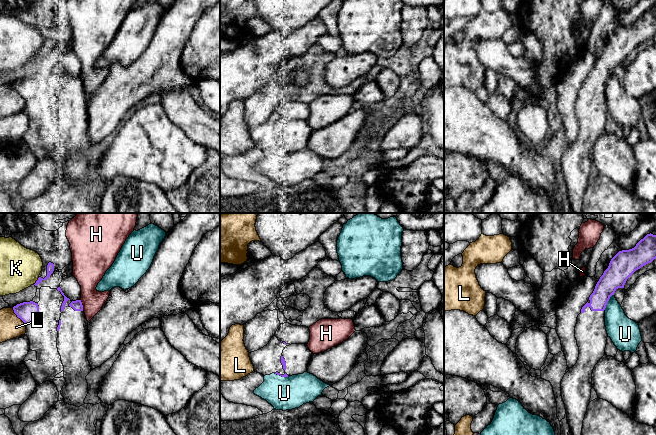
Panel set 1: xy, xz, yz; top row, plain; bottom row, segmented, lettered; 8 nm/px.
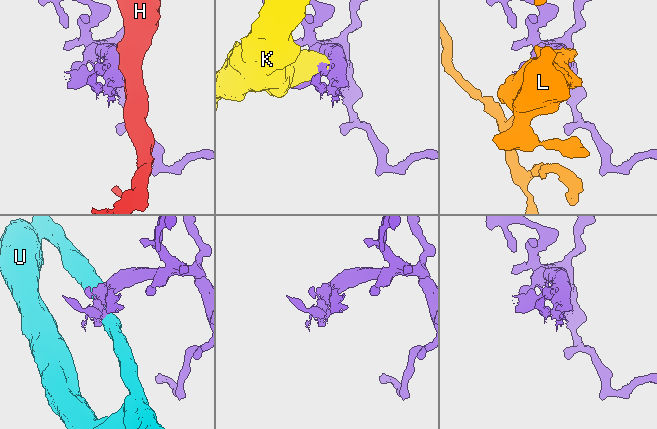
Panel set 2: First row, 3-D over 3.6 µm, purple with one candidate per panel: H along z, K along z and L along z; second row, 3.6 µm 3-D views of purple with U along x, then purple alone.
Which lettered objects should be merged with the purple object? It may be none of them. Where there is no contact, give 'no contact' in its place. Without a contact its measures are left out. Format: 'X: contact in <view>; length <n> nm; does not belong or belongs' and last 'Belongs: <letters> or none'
H: contact in xy; length 100 nm; does not belong
K: contact in xy; length 80 nm; does not belong
L: contact in xy; length 190 nm; does not belong
U: contact in yz; length 150 nm; does not belong
Belongs: none

